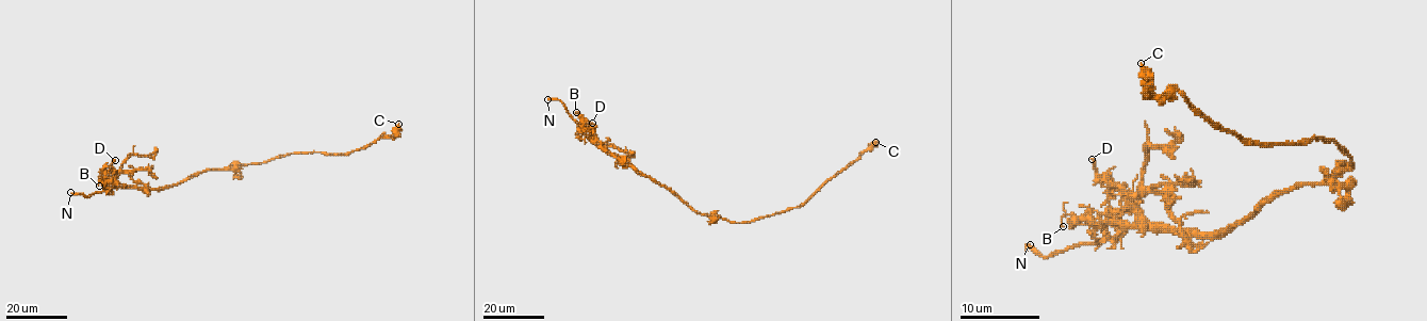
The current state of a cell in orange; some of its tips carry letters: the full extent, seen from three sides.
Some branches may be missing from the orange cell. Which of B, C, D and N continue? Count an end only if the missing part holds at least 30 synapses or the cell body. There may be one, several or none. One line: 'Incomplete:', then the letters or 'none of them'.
Incomplete: N

